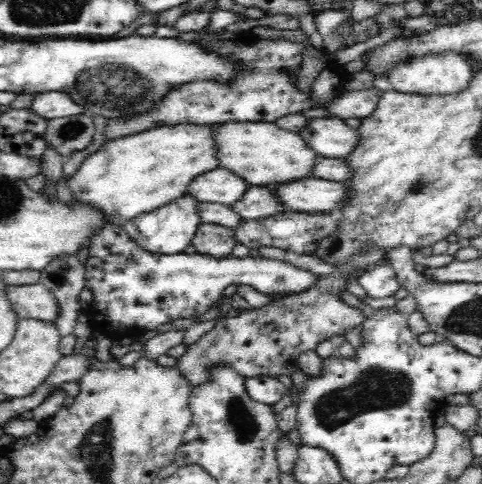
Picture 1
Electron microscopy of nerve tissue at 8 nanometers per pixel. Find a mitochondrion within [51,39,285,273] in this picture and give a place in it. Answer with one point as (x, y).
(113, 86)

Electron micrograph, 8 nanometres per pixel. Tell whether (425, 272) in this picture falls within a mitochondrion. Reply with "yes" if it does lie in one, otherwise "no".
no

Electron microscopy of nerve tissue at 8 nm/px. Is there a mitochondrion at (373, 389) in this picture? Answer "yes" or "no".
yes

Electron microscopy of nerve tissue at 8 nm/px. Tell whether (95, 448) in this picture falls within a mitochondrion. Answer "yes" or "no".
yes

